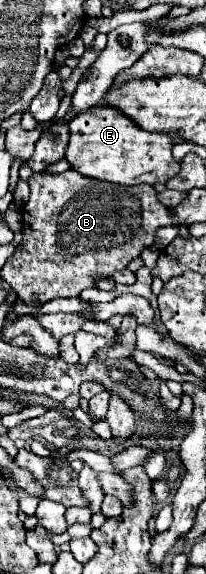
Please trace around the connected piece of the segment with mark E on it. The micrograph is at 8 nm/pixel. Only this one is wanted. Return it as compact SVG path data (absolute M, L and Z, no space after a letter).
M90 108L78 114L70 124L70 142L66 146L64 160L82 176L106 180L122 186L168 182L180 172L180 164L172 158L174 142L166 134L146 132L138 128L116 108Z

